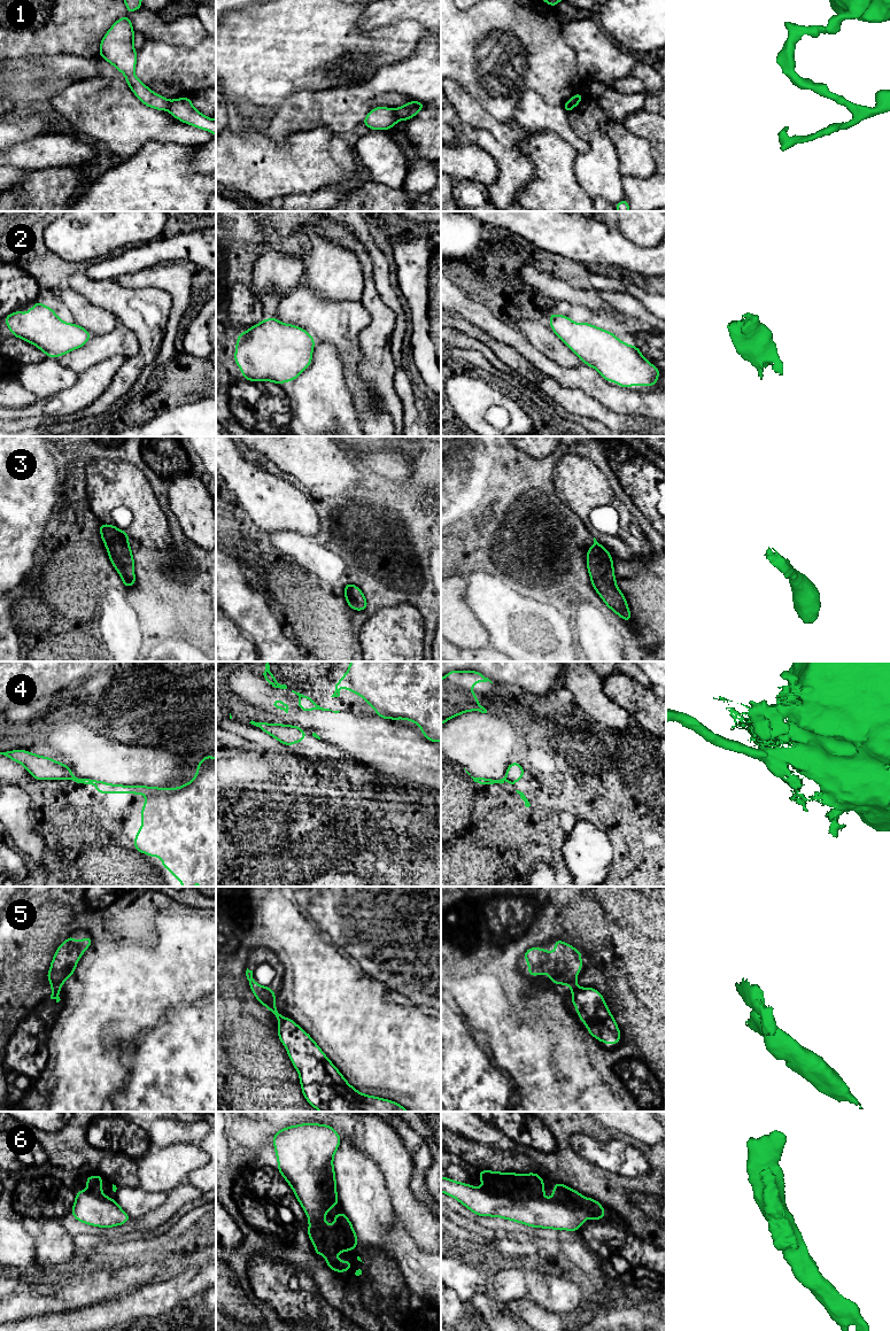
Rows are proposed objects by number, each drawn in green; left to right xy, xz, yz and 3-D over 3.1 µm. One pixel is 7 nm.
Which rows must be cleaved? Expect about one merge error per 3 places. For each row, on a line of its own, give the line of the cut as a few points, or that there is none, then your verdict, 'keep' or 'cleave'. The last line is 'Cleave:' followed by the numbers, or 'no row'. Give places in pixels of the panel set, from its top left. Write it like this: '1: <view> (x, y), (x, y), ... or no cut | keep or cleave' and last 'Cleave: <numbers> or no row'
1: xy (170, 101), (168, 109) | cleave
2: no cut | keep
3: no cut | keep
4: yz (505, 776), (513, 783) | cleave
5: yz (578, 988), (573, 992) | cleave
6: yz (484, 1188), (511, 1197), (542, 1198) | cleave
Cleave: 1, 4, 5, 6

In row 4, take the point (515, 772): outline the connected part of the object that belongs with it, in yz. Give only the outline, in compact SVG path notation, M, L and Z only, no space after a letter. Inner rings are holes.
M510 763L506 769L506 777L509 781L514 783L523 779L524 773L525 771L519 763Z

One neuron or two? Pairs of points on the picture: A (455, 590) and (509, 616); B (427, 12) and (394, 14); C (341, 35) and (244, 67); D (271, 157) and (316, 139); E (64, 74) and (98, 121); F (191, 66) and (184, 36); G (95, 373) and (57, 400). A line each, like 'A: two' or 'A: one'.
A: two
B: one
C: one
D: one
E: two
F: two
G: one

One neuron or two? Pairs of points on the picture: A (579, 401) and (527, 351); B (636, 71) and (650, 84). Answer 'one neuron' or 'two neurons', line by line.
A: two neurons
B: one neuron

